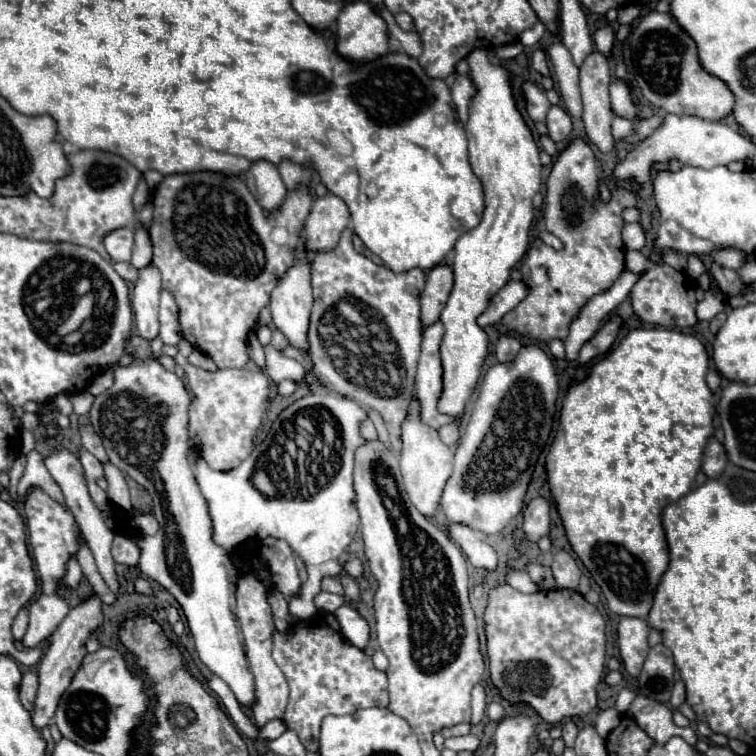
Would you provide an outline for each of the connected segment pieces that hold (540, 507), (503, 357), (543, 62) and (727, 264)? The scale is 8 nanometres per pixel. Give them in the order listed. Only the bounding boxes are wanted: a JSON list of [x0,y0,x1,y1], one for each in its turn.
[[523,496,551,542],[495,336,521,362],[531,50,549,76],[713,250,745,270]]

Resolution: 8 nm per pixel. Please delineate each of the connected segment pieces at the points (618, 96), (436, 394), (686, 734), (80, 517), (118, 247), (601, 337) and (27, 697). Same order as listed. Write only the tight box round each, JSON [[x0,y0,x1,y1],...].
[[609,78,639,120],[415,322,463,428],[629,696,697,746],[43,448,119,596],[105,228,133,262],[577,318,621,366],[19,672,39,710]]

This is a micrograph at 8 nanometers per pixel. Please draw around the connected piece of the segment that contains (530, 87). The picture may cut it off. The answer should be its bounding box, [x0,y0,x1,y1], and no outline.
[523,82,551,122]

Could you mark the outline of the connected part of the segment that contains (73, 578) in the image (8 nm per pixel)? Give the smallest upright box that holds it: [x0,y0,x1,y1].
[65,558,81,590]

